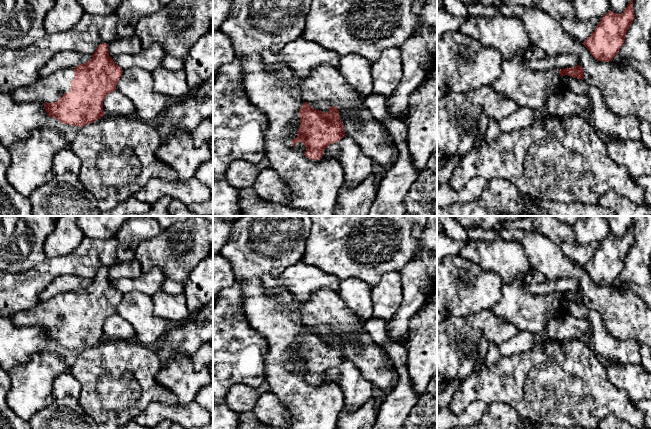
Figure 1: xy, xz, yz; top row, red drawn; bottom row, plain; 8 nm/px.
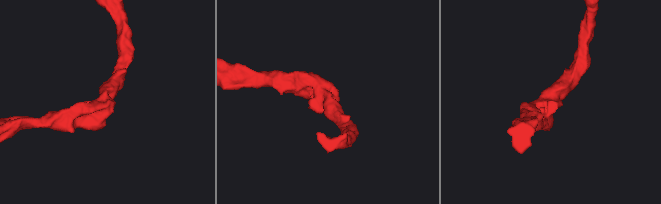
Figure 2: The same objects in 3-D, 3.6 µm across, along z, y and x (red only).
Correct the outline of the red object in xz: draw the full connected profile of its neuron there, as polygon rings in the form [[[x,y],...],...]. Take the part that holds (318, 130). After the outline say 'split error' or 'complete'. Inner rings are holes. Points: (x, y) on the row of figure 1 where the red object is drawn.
[[[304,102],[299,116],[300,128],[292,143],[294,147],[298,142],[303,143],[306,147],[305,157],[309,159],[321,159],[330,144],[336,143],[346,135],[338,108],[333,105],[324,113]]]; complete

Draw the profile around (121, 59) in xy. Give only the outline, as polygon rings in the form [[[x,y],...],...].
[[[154,44],[147,49],[142,48],[139,53],[134,55],[120,54],[116,56],[113,61],[120,66],[122,70],[135,66],[152,73],[161,66],[162,60],[166,55],[160,44]]]

